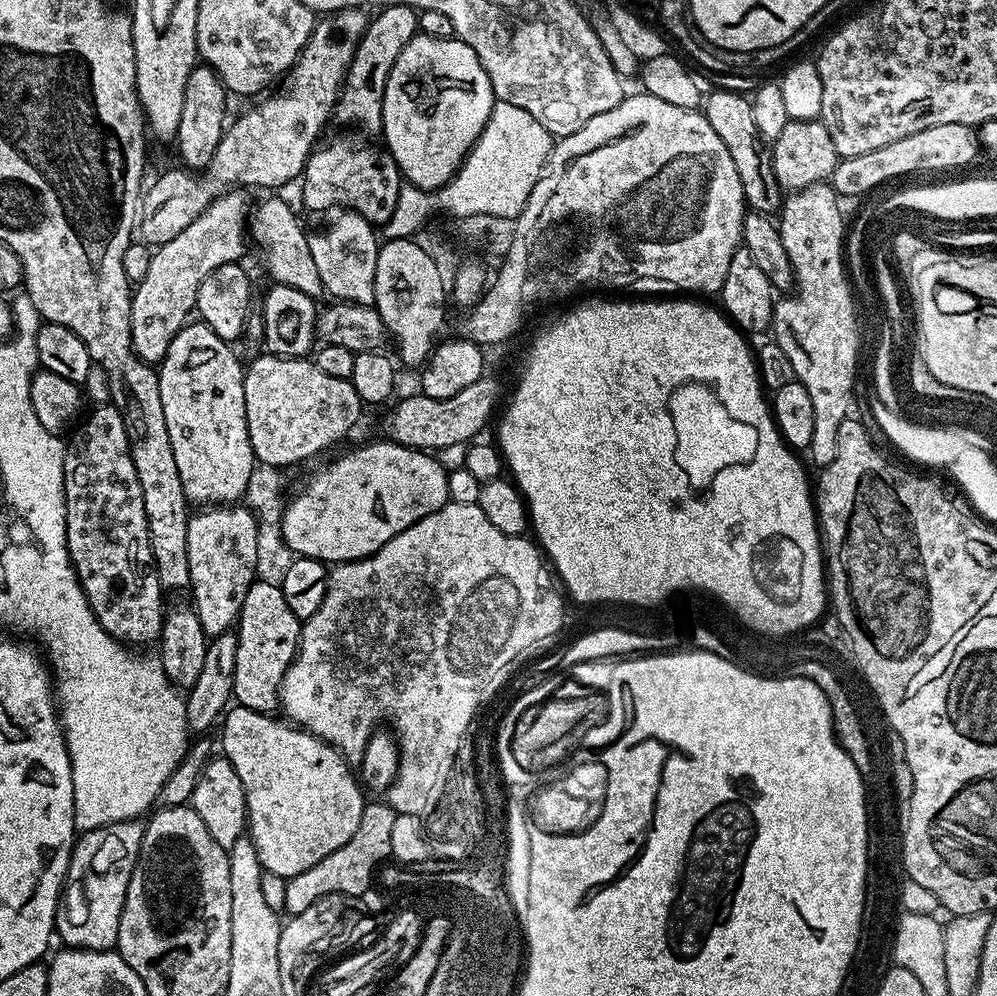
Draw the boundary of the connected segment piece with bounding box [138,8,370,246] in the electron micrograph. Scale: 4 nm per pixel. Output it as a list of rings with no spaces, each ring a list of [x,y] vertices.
[[[343,8],[317,19],[307,46],[283,81],[284,89],[277,96],[254,105],[233,124],[231,121],[203,172],[177,168],[166,171],[149,183],[141,195],[138,212],[138,232],[147,245],[159,246],[170,242],[213,201],[235,187],[252,184],[278,190],[276,188],[294,179],[297,181],[303,175],[318,136],[336,111],[340,88],[350,70],[354,50],[358,50],[358,42],[368,28],[369,19],[369,13],[363,8]]]

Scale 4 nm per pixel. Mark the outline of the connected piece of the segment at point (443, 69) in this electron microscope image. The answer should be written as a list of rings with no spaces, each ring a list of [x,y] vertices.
[[[419,34],[413,36],[402,54],[398,54],[398,62],[394,62],[390,78],[386,78],[384,95],[383,143],[400,167],[401,177],[416,188],[443,189],[459,172],[468,152],[476,145],[476,139],[482,134],[496,101],[490,78],[486,78],[486,70],[482,70],[482,62],[478,62],[478,54],[474,54],[466,42],[455,38],[447,40]]]

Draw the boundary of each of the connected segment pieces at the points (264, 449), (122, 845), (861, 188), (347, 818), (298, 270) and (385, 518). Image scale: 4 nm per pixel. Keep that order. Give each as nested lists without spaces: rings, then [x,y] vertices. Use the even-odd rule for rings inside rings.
[[[263,355],[252,365],[249,363],[244,374],[246,426],[250,434],[250,446],[257,461],[268,463],[279,470],[287,470],[291,464],[300,464],[303,460],[334,447],[359,422],[362,402],[351,380],[333,378],[331,374],[318,370],[318,366],[311,359]]]
[[[139,819],[123,820],[117,824],[107,824],[89,832],[80,832],[72,845],[72,857],[68,863],[66,883],[62,889],[62,911],[56,917],[55,931],[70,948],[89,948],[106,952],[115,949],[118,938],[118,922],[122,918],[122,906],[126,902],[126,890],[134,874],[134,866],[142,850],[144,824]]]
[[[950,123],[920,130],[916,134],[907,135],[888,146],[879,147],[867,154],[843,157],[836,165],[835,172],[830,178],[830,183],[837,195],[858,196],[864,194],[886,180],[898,178],[914,172],[924,170],[944,170],[970,163],[980,152],[977,133],[971,125]]]
[[[229,707],[222,720],[224,733],[220,736],[220,744],[224,747],[221,748],[222,755],[232,763],[234,770],[238,770],[238,778],[242,778],[248,807],[246,832],[254,842],[260,867],[270,874],[287,878],[310,870],[310,866],[322,862],[326,854],[350,842],[354,830],[358,830],[358,822],[362,822],[366,797],[360,793],[362,784],[357,773],[337,748],[331,748],[313,732],[297,728],[287,719],[276,718],[249,708]]]
[[[272,194],[269,200],[264,200],[260,205],[255,205],[251,213],[250,236],[256,239],[260,252],[264,255],[264,264],[273,277],[275,283],[285,284],[294,290],[302,290],[307,296],[320,298],[325,295],[324,287],[318,276],[318,266],[310,254],[309,233],[304,232],[296,212],[284,200],[279,200],[278,195]]]
[[[364,444],[353,452],[337,458],[333,464],[325,466],[308,480],[300,496],[287,501],[281,522],[282,538],[296,556],[309,556],[323,560],[329,566],[344,564],[347,560],[361,560],[373,556],[390,538],[402,534],[417,520],[434,514],[444,504],[449,503],[449,473],[435,455],[424,450],[408,448],[405,444]]]

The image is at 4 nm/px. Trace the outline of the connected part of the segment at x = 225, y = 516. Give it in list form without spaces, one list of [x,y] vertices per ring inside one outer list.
[[[208,506],[189,515],[186,554],[190,558],[191,607],[196,609],[202,630],[213,638],[239,621],[246,590],[257,581],[258,526],[247,506]]]

